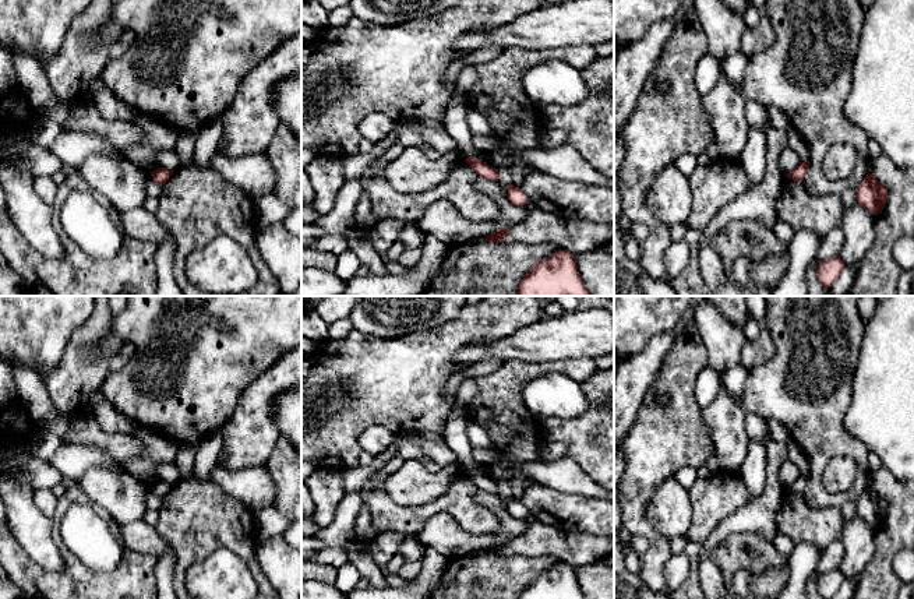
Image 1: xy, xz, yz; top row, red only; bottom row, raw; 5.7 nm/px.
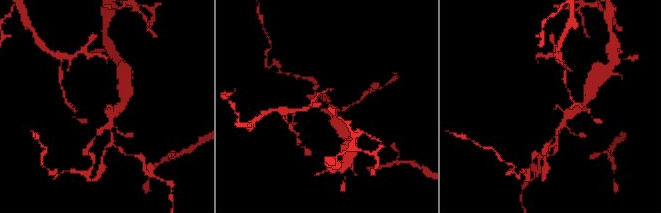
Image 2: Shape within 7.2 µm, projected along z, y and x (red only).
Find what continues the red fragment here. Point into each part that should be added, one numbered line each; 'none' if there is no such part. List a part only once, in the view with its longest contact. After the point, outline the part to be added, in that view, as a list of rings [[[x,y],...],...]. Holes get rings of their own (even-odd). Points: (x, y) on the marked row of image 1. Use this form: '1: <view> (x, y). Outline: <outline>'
none

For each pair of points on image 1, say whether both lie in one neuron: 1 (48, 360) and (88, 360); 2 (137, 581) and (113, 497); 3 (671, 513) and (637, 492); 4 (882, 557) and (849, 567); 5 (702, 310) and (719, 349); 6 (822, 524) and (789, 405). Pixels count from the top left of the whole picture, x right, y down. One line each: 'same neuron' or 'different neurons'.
1: different neurons
2: different neurons
3: different neurons
4: different neurons
5: same neuron
6: different neurons

